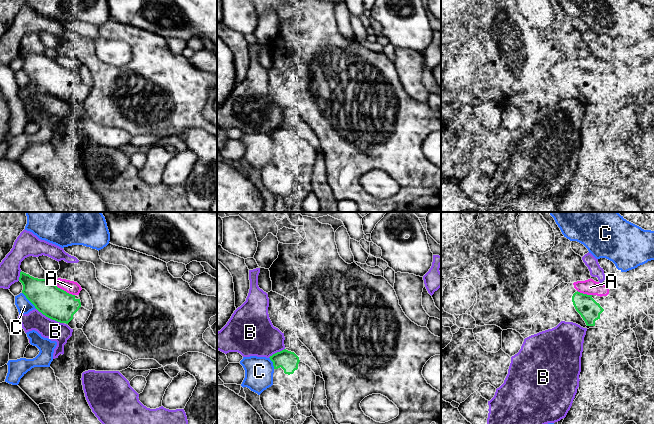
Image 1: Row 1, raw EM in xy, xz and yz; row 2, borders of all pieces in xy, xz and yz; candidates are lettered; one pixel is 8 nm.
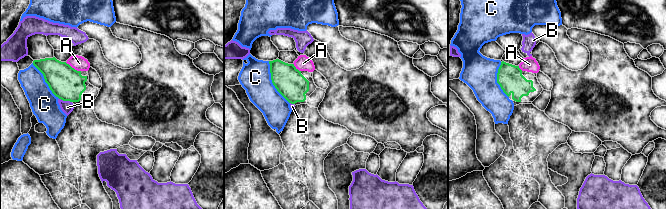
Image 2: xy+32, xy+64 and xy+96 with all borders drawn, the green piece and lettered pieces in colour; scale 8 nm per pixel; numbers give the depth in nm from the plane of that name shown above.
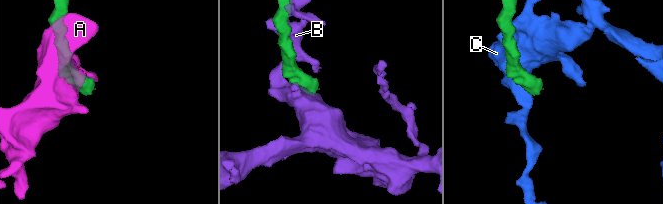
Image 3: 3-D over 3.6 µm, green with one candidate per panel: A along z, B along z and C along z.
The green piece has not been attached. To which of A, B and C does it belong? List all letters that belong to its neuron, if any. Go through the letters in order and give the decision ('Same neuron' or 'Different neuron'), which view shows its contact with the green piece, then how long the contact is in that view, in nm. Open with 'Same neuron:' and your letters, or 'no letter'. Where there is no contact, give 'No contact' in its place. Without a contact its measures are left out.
Same neuron: no letter
A: Different neuron. Touches green in xy. Shared border 200 nm
B: Different neuron. Touches green in xy. Shared border 260 nm
C: Different neuron. Touches green in xy. Shared border 180 nm

